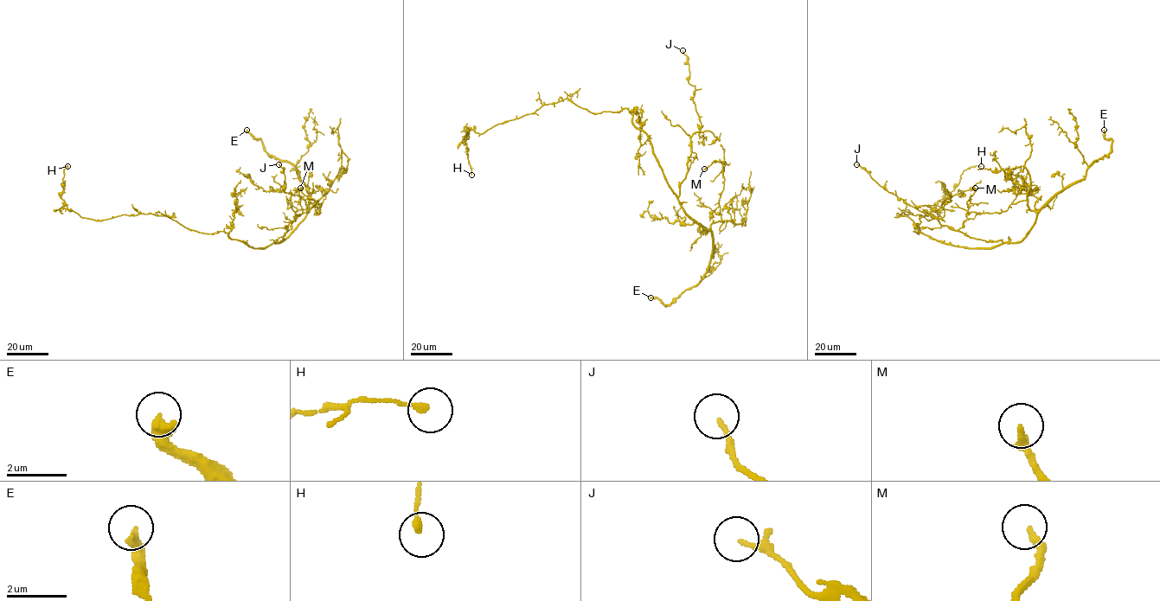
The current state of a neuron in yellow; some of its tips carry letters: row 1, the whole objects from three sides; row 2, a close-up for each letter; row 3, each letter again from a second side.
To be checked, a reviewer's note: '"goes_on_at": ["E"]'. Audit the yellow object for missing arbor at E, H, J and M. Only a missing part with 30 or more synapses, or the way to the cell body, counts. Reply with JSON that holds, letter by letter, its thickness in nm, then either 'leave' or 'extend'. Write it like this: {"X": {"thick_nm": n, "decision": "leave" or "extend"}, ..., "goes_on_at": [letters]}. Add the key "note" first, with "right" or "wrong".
{"note": "right", "E": {"thick_nm": 420, "decision": "extend"}, "H": {"thick_nm": 200, "decision": "leave"}, "J": {"thick_nm": 100, "decision": "leave"}, "M": {"thick_nm": 280, "decision": "leave"}, "goes_on_at": ["E"]}

